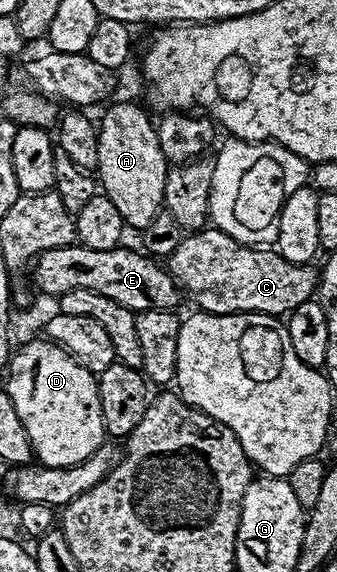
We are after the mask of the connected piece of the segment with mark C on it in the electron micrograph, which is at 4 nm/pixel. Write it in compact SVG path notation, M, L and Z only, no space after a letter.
M205 228L189 233L166 259L166 269L185 295L197 302L205 314L270 314L287 316L298 304L313 301L320 285L320 274L312 264L286 260L275 249L245 246L226 232Z

